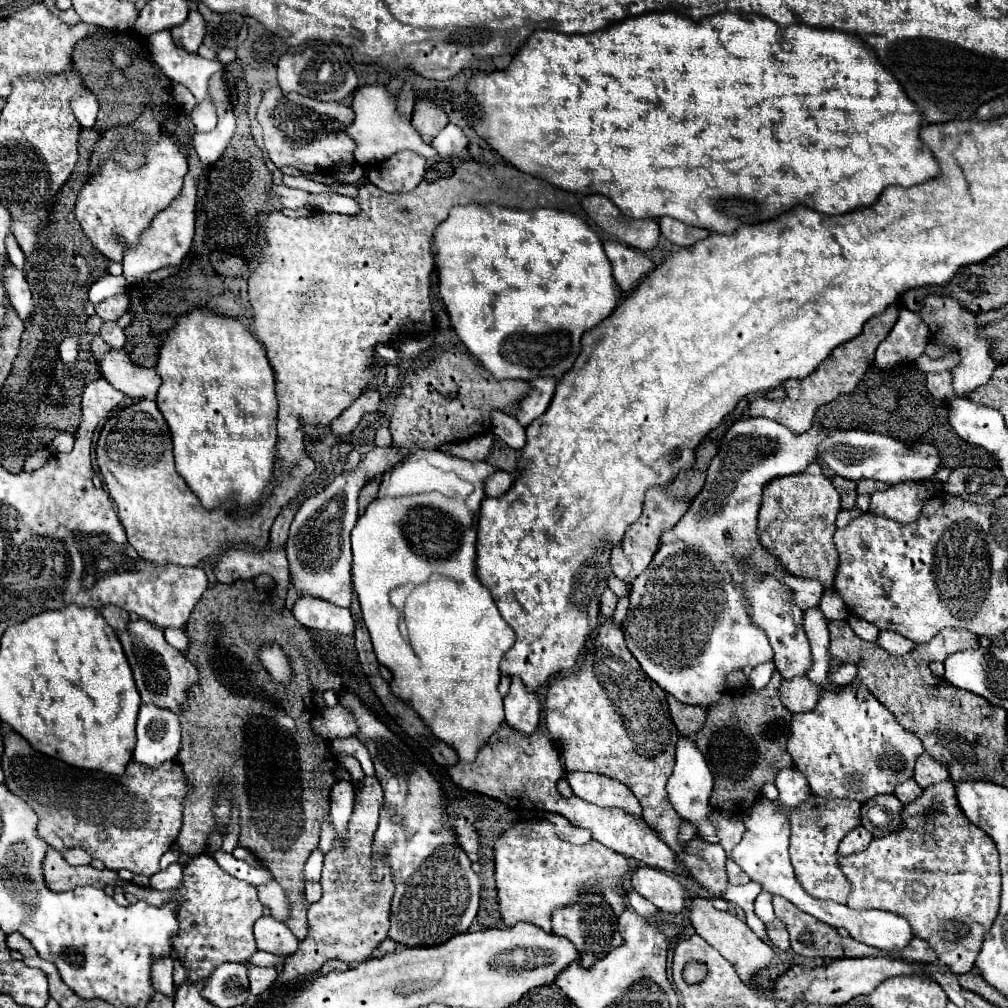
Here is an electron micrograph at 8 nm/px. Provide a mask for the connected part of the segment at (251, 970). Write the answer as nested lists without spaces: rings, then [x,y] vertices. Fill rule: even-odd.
[[[248,965],[248,979],[250,979],[250,993],[260,995],[266,989],[272,987],[276,981],[276,969],[272,967],[258,967],[258,965]]]

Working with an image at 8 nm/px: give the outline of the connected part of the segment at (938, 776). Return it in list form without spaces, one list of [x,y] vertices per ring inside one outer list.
[[[926,751],[916,759],[916,769],[914,769],[914,781],[926,789],[934,783],[940,783],[940,781],[946,781],[950,777],[948,773],[948,767],[940,761],[936,761],[932,755],[928,755]]]

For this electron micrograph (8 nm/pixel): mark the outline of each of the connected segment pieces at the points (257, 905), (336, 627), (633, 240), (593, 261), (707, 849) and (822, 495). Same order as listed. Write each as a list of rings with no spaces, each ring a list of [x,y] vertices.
[[[202,853],[184,867],[184,889],[180,889],[180,933],[174,941],[178,959],[190,969],[188,979],[206,979],[224,963],[246,963],[256,953],[252,935],[254,921],[262,917],[262,903],[254,885],[226,873],[214,857]]]
[[[298,595],[292,613],[296,615],[296,621],[300,625],[312,627],[316,631],[336,631],[336,633],[355,631],[355,623],[348,609],[312,595]]]
[[[586,195],[582,199],[582,207],[600,229],[614,235],[618,241],[640,251],[650,251],[656,247],[660,237],[660,225],[654,219],[628,219],[604,195]]]
[[[456,205],[448,219],[440,223],[436,231],[436,269],[440,277],[440,297],[446,305],[450,323],[458,335],[458,339],[466,345],[470,355],[474,355],[482,367],[498,381],[504,379],[536,379],[536,377],[560,377],[572,369],[578,353],[580,353],[580,337],[584,331],[596,327],[604,317],[608,317],[622,299],[618,283],[612,275],[610,261],[602,249],[602,241],[598,233],[578,215],[568,211],[558,211],[552,207],[540,207],[532,211],[518,211],[518,209],[504,209],[498,205]]]
[[[694,837],[686,851],[678,853],[678,861],[690,871],[696,883],[702,885],[710,895],[720,897],[726,889],[726,853],[718,843],[708,843],[700,837]]]
[[[812,463],[804,473],[788,475],[764,487],[764,499],[758,517],[758,537],[766,549],[772,549],[784,569],[798,577],[816,577],[828,587],[834,583],[838,567],[838,551],[832,541],[836,531],[836,515],[840,511],[840,495],[832,481]]]

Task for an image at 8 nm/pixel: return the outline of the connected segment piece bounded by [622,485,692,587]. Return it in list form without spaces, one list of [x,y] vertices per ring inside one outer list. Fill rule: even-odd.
[[[666,485],[654,487],[654,489],[648,489],[648,491],[646,491],[644,511],[642,511],[640,519],[626,531],[626,535],[624,535],[624,539],[622,539],[624,555],[626,555],[626,559],[628,559],[630,565],[632,565],[630,575],[624,579],[626,587],[630,587],[632,581],[634,581],[640,573],[644,573],[644,569],[650,565],[652,557],[656,555],[656,551],[658,551],[658,547],[660,547],[660,537],[662,537],[662,533],[670,531],[670,529],[682,519],[682,515],[690,509],[690,503],[692,503],[692,499],[680,499],[680,497],[676,497],[674,493],[668,491]]]

